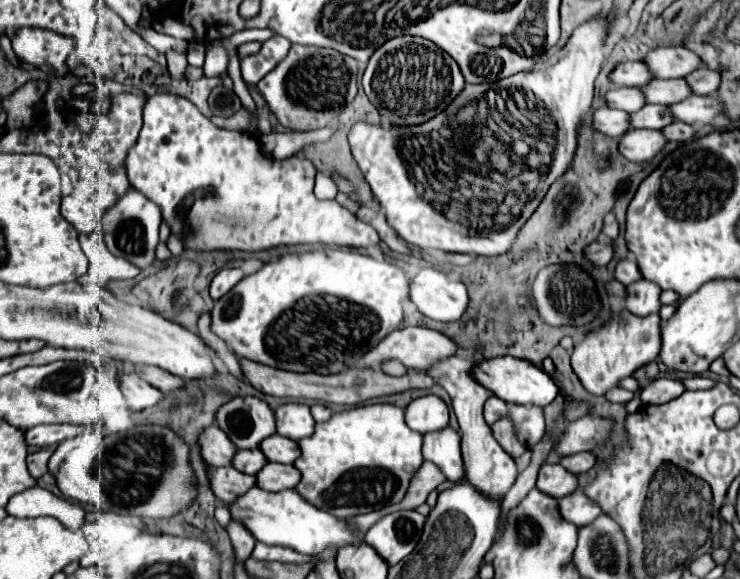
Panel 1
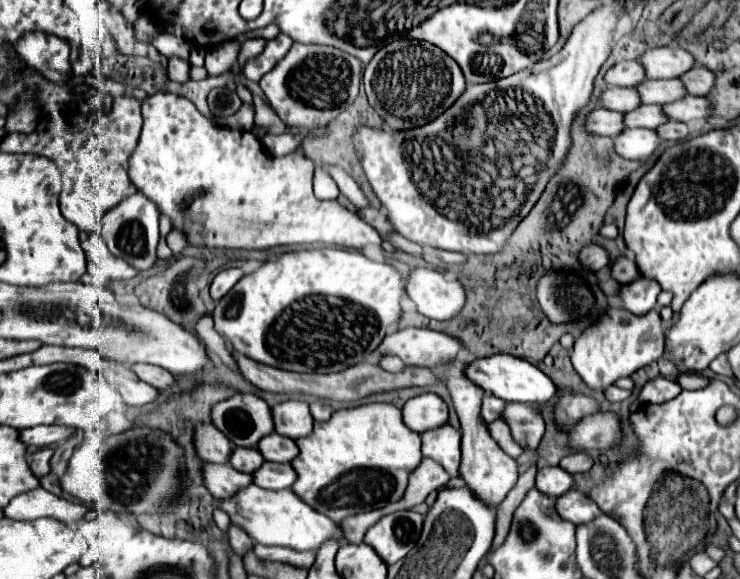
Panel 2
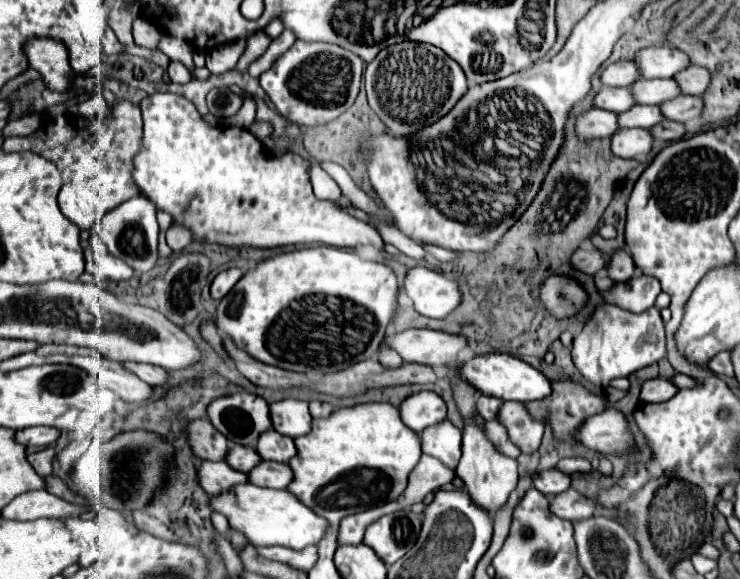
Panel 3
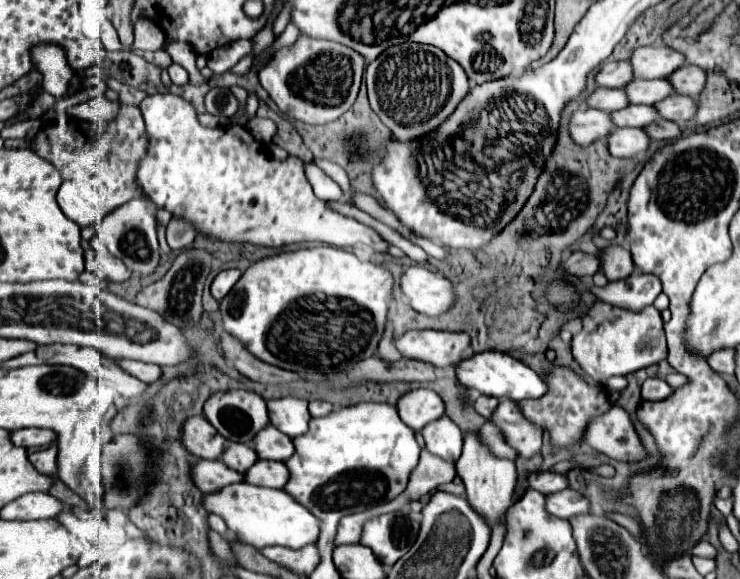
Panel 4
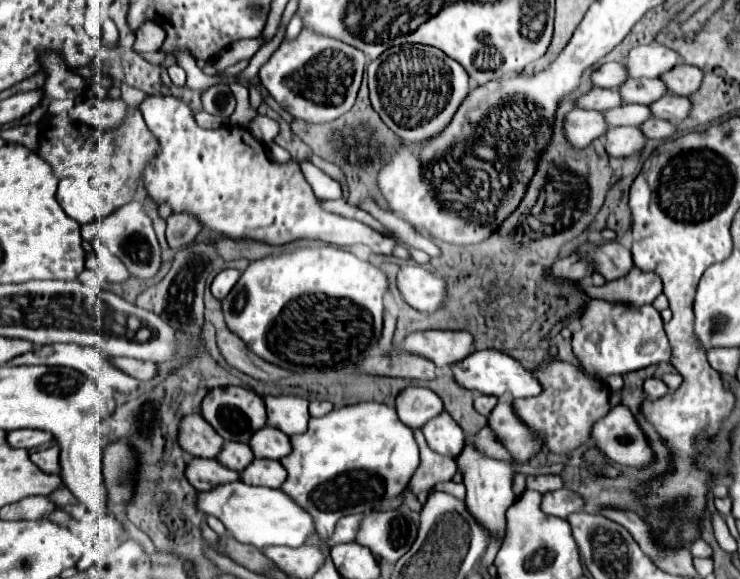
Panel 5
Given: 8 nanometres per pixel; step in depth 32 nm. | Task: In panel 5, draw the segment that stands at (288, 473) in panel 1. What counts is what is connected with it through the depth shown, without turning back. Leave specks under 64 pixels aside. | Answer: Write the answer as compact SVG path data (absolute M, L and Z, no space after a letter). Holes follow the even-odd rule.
M254 458L252 464L248 464L248 468L240 472L240 480L246 484L280 488L282 482L286 480L286 470L282 468L282 464L278 460Z

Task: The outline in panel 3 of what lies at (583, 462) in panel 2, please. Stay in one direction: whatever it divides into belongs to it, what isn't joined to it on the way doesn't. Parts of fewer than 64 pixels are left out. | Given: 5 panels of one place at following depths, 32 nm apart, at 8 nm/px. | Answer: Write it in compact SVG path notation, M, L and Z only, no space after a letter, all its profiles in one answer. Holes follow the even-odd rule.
M570 457L559 461L556 468L565 474L572 474L572 472L590 472L591 464L583 458Z

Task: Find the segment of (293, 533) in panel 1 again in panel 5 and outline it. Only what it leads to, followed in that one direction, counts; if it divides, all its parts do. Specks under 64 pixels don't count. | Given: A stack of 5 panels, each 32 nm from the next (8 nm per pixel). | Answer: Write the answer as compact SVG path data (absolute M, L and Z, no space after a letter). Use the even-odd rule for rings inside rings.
M244 482L220 484L220 488L212 488L212 492L198 492L198 508L206 516L216 516L230 534L242 544L252 544L256 548L266 546L302 546L304 540L314 532L312 516L302 510L292 498L288 498L282 490L266 488L266 486L248 486Z

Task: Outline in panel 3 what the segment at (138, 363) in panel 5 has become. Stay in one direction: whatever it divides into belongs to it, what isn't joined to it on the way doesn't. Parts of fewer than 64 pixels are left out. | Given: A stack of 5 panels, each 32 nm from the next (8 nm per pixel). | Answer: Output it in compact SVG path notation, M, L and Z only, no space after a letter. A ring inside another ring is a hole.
M132 362L132 364L124 364L124 368L130 368L132 374L136 374L140 380L144 380L150 386L164 386L166 384L166 370L160 366Z

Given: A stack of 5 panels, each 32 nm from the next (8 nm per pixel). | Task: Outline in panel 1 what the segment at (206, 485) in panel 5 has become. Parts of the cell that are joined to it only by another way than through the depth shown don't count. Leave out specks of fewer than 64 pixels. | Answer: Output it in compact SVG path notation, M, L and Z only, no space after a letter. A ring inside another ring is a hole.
M208 466L208 478L210 478L210 488L216 492L216 498L220 502L234 502L240 494L250 490L256 484L254 476L240 474L236 468L212 468Z

